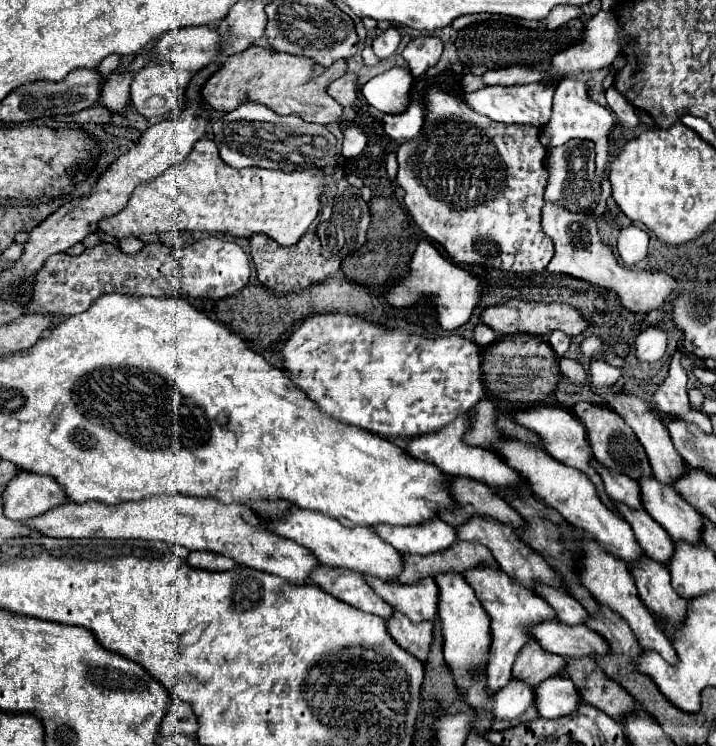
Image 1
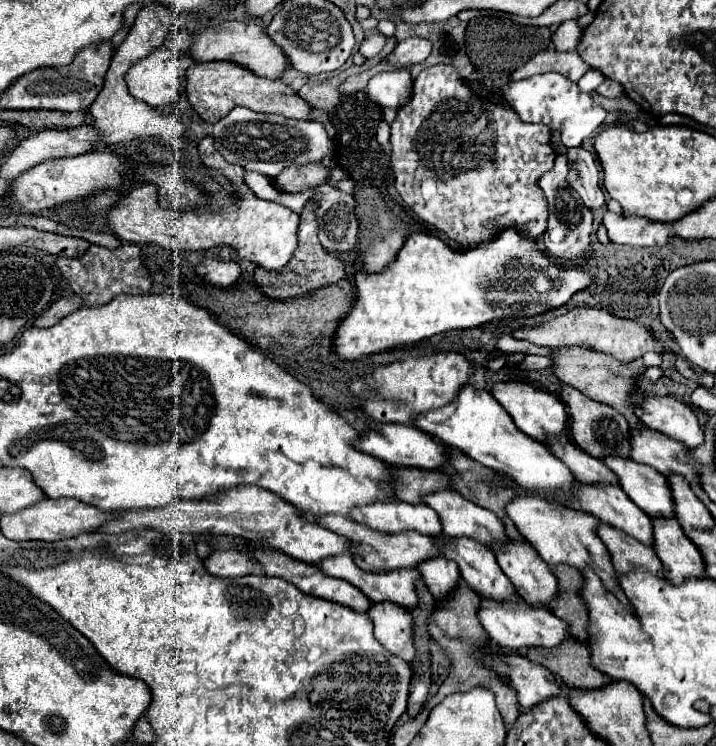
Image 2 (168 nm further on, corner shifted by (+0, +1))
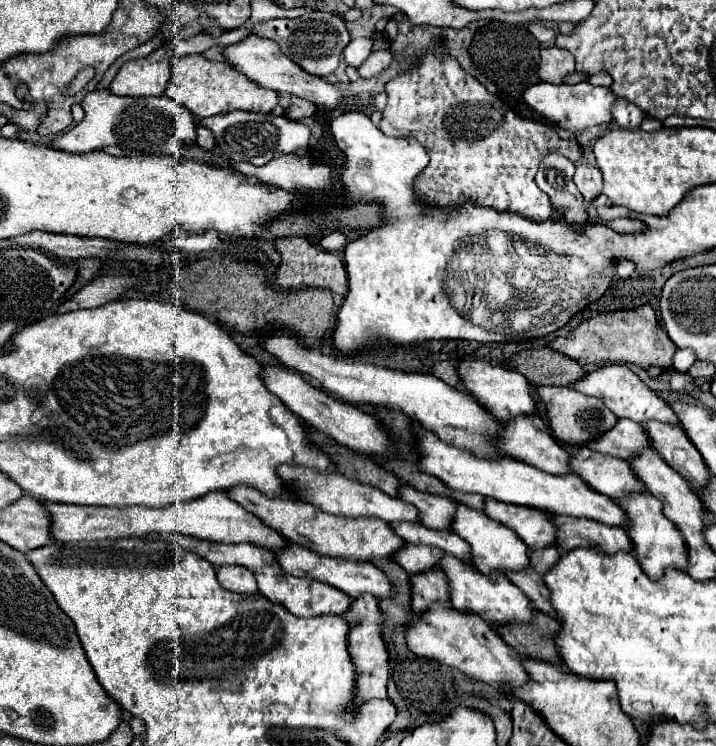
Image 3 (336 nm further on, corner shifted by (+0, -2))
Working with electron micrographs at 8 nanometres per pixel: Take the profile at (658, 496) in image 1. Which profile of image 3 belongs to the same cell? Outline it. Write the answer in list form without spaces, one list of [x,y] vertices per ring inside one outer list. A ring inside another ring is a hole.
[[[579,447],[579,451],[571,453],[569,467],[581,477],[581,481],[587,483],[587,487],[611,499],[623,497],[625,491],[645,491],[645,487],[633,475],[631,465],[619,457]]]

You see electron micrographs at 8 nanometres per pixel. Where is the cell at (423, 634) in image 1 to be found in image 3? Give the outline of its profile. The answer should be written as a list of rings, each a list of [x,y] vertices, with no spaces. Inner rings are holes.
[[[363,593],[361,597],[355,597],[353,603],[349,605],[347,613],[341,615],[347,625],[349,625],[349,633],[347,633],[347,651],[351,657],[351,663],[355,665],[355,699],[351,701],[341,717],[345,721],[351,721],[355,717],[355,713],[359,711],[361,703],[367,703],[369,699],[385,699],[387,697],[387,679],[389,679],[389,657],[387,657],[387,649],[383,645],[383,637],[381,637],[381,611],[377,605],[377,597]],[[357,615],[357,619],[355,619]],[[357,621],[357,623],[355,623]]]

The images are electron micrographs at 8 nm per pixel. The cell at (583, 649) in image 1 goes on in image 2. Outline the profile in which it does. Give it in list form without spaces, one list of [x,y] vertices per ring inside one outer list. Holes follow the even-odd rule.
[[[481,600],[481,624],[491,636],[493,642],[509,648],[509,650],[529,650],[529,648],[557,648],[569,638],[571,630],[569,624],[551,610],[541,610],[541,606],[529,606],[527,602],[521,606],[495,606],[495,602],[485,602]]]

